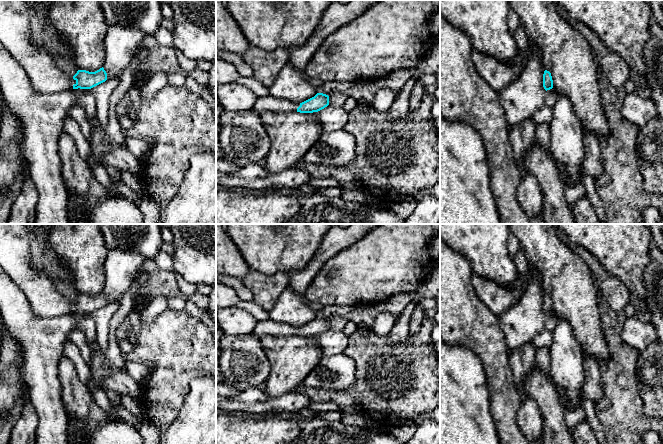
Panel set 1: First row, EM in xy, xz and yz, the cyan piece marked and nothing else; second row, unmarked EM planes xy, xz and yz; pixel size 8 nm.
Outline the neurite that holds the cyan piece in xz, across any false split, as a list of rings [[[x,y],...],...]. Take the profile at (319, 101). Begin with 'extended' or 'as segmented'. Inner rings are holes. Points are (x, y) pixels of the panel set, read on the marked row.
extended | [[[317,93],[314,97],[302,103],[293,103],[268,95],[257,97],[252,110],[258,114],[260,114],[262,111],[271,111],[274,113],[313,113],[324,109],[328,105],[329,96],[323,93]]]

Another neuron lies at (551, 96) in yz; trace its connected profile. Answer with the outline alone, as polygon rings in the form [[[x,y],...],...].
[[[554,88],[547,90],[545,95],[545,105],[553,108],[558,99],[558,93]]]

